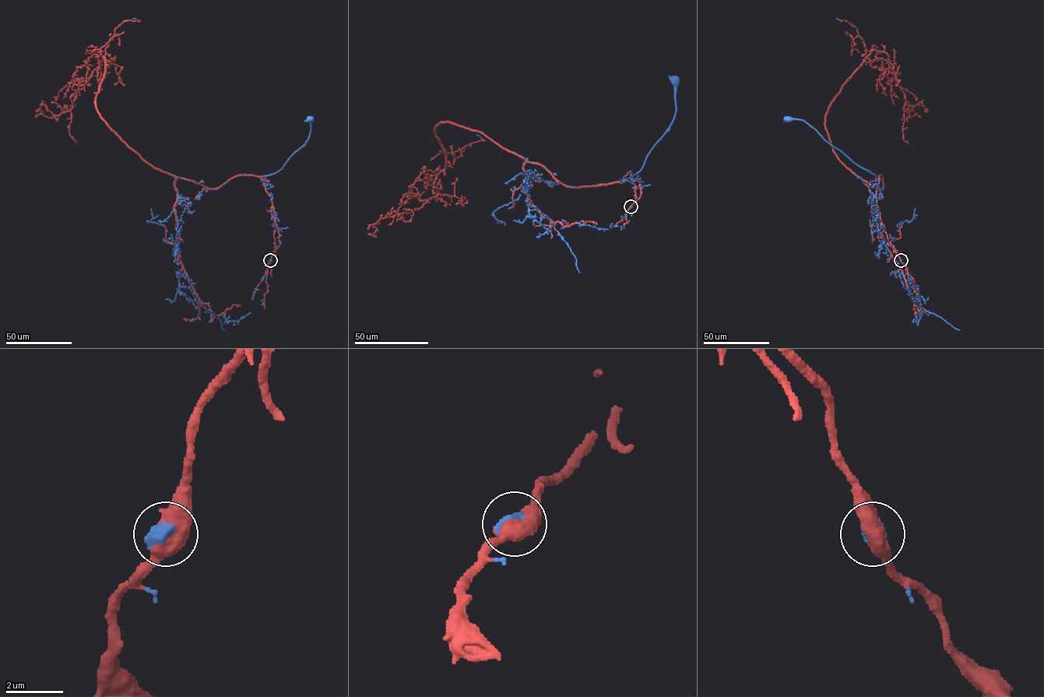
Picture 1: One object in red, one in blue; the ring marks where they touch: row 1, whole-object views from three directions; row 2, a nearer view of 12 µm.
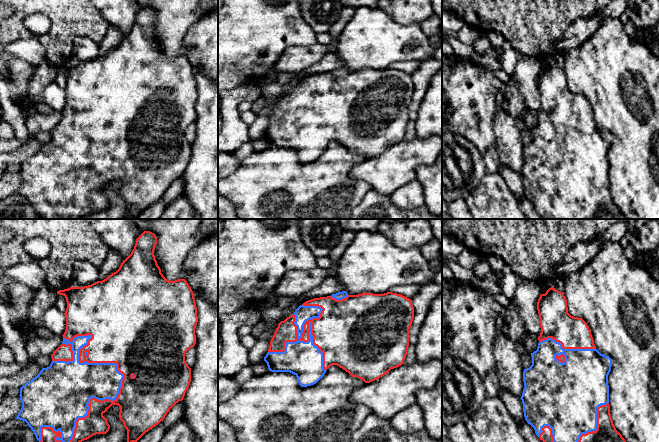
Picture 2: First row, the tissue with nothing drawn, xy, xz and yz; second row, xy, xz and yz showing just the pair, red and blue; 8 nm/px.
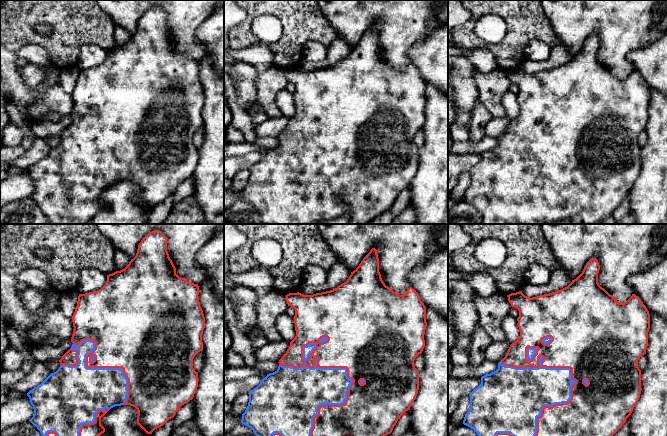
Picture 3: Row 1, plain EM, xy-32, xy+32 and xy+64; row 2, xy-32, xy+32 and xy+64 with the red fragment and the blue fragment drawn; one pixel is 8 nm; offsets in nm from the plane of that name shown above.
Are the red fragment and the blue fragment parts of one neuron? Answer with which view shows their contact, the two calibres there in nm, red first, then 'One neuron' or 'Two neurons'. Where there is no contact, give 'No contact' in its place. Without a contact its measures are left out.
Touches red in xy. Thickness 420 nm (red) against 300 nm. One neuron

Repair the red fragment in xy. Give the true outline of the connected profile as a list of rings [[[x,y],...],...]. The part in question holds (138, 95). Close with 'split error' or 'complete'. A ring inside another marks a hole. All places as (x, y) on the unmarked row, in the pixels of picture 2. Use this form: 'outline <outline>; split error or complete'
outline [[[144,7],[137,15],[131,30],[123,36],[119,45],[102,57],[97,57],[84,63],[70,63],[59,66],[57,70],[64,71],[67,84],[64,89],[66,105],[62,120],[51,131],[52,138],[49,143],[42,144],[40,149],[20,164],[22,184],[16,195],[25,197],[34,208],[40,219],[81,219],[96,210],[106,210],[110,201],[103,190],[112,182],[120,183],[119,194],[127,206],[127,219],[137,218],[146,208],[164,196],[170,185],[182,177],[191,158],[191,144],[185,137],[186,128],[195,122],[195,104],[198,98],[197,83],[194,69],[185,55],[175,57],[167,56],[161,49],[154,32],[157,13],[150,7]]]; split error

